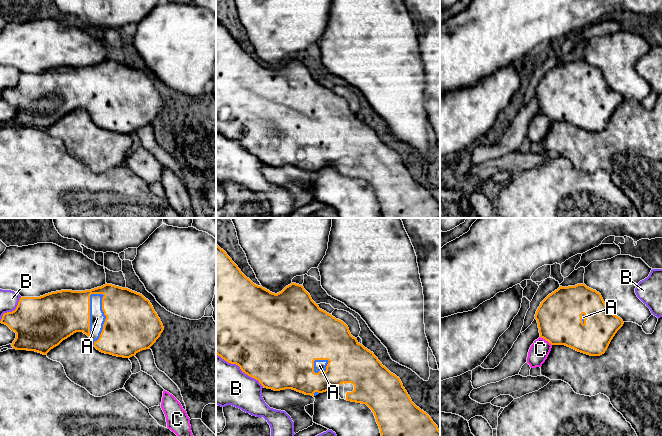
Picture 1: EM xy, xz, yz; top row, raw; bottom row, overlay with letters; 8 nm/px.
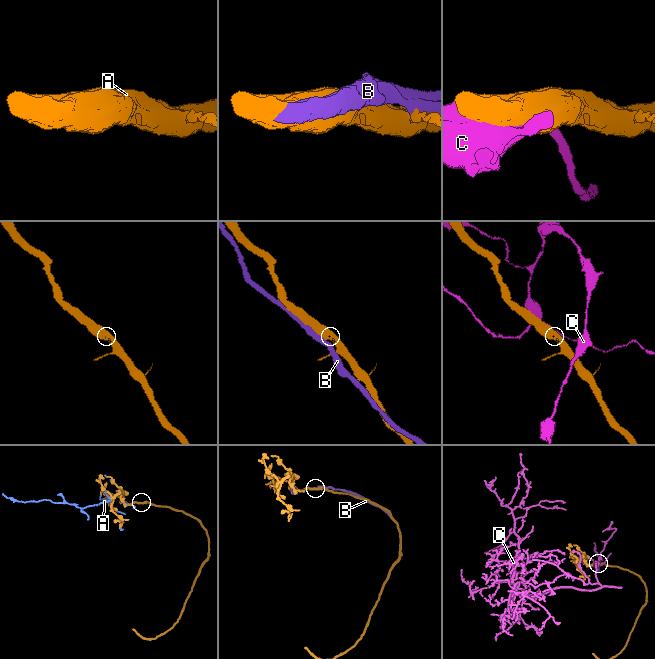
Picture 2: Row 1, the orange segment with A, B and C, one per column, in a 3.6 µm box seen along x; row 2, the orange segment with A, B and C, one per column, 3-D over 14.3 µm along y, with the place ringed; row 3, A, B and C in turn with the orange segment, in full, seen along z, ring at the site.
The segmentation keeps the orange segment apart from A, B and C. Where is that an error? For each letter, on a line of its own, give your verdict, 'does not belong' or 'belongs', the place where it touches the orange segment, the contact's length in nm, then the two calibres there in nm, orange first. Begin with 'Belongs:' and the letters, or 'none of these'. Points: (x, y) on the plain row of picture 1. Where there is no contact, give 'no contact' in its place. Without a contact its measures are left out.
Belongs: A
A: belongs; meets orange in xy at (105, 95); contact 420 nm long; 440 nm thick on the orange side, 130 nm on the other
B: does not belong; meets orange in xz at (240, 144); contact 460 nm long; 500 nm thick on the orange side, 360 nm on the other
C: does not belong; meets orange in yz at (546, 116); contact 120 nm long; 360 nm thick on the orange side, 160 nm on the other

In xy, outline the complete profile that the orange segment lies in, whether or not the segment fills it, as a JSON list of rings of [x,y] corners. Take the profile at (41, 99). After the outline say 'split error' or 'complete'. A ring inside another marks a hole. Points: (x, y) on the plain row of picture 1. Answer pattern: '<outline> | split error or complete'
[[[107,59],[85,67],[61,66],[40,73],[21,73],[16,85],[4,89],[0,99],[16,109],[13,125],[43,131],[74,109],[83,108],[100,128],[130,134],[150,125],[164,106],[152,80],[142,70]]] | split error

